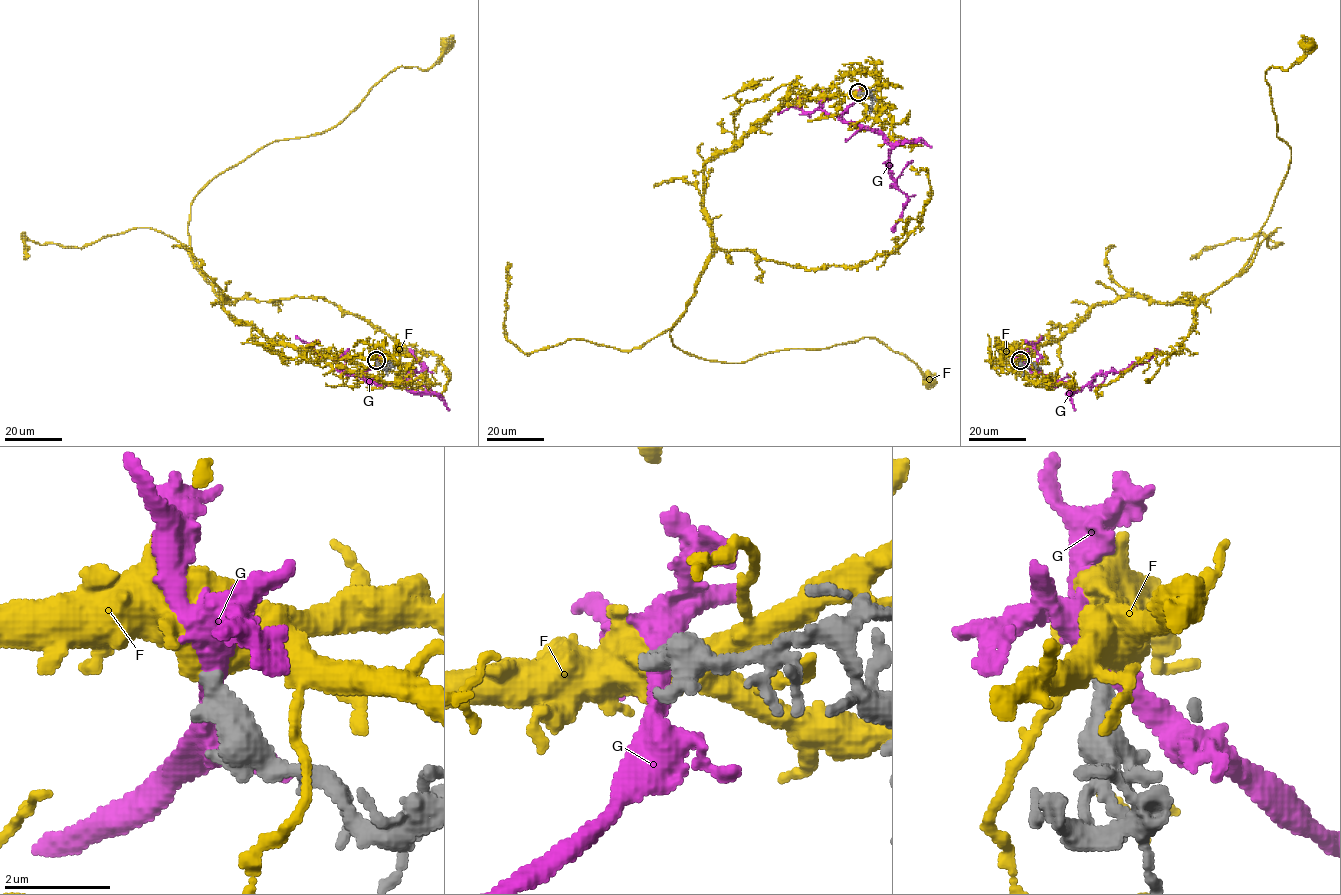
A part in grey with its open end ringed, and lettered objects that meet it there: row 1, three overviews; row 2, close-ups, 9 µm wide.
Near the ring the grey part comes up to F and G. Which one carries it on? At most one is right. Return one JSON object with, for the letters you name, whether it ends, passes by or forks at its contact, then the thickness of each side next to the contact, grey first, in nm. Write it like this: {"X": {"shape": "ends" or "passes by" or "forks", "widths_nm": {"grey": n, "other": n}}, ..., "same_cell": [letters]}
{"F": {"shape": "ends", "widths_nm": {"grey": 440, "other": 750}}, "same_cell": ["F"]}

